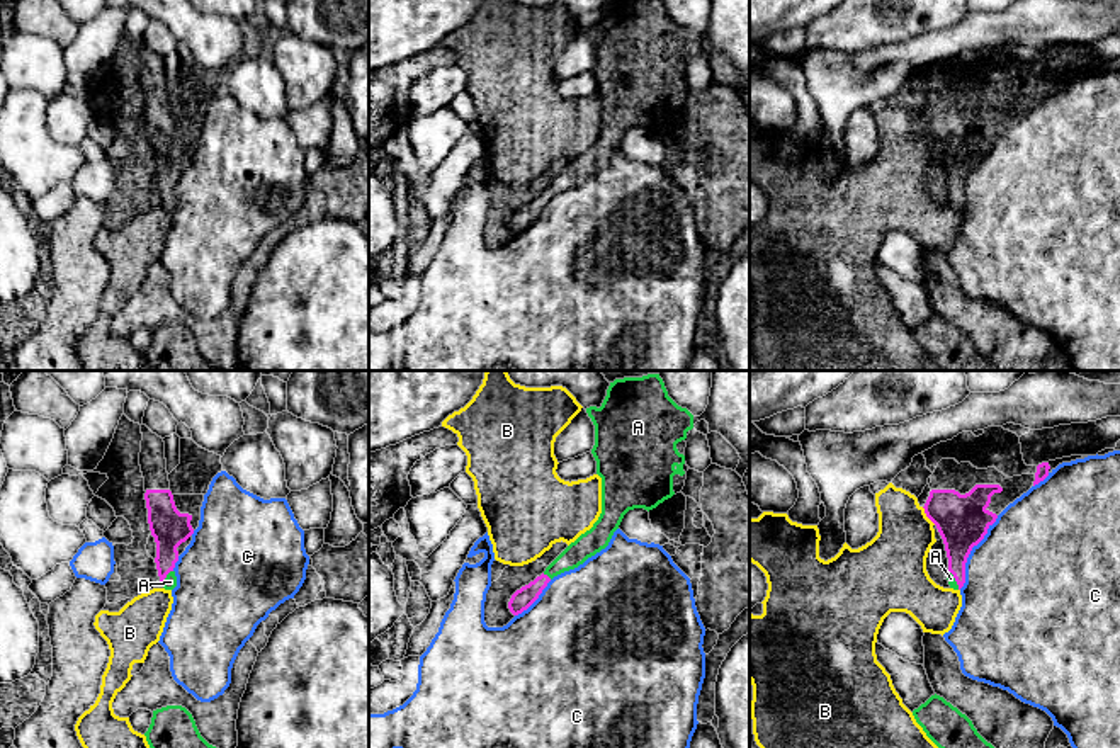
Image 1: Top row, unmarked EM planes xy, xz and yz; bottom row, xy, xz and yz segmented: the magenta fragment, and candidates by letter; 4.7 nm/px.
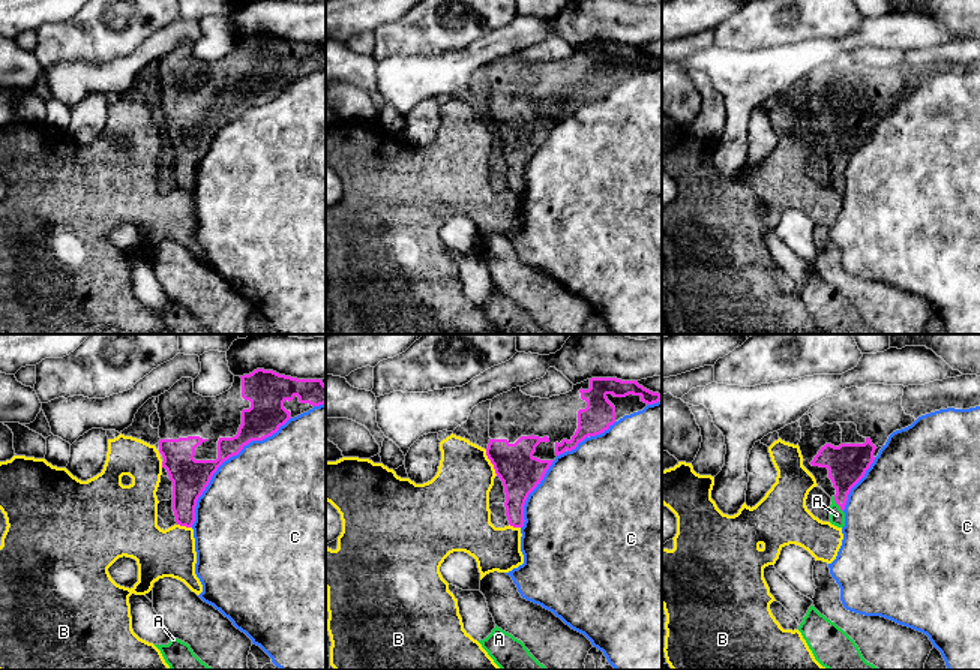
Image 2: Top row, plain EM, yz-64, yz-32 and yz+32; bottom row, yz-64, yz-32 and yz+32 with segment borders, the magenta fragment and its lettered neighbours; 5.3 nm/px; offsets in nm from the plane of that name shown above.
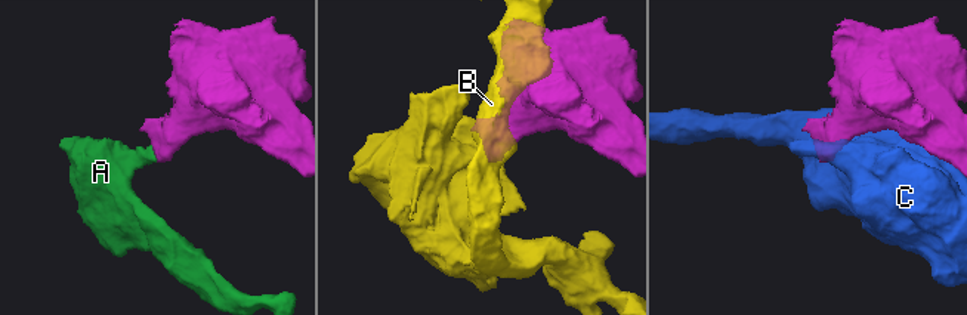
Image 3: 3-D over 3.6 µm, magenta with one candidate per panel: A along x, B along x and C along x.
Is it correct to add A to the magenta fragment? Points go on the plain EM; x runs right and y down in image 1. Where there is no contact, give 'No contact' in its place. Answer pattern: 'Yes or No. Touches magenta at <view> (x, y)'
Yes. Touches magenta at xy (165, 196)

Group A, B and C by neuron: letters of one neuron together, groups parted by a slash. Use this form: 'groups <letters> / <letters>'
groups A / B / C

